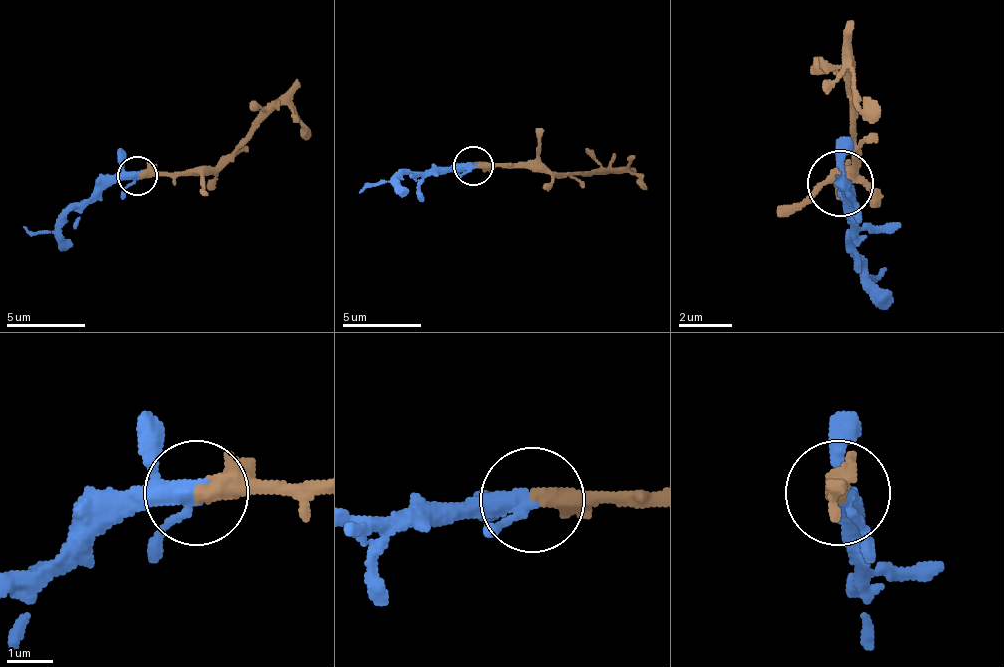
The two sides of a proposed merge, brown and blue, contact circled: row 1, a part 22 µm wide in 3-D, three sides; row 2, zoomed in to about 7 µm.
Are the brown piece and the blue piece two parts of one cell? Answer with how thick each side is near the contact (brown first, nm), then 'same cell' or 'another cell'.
440/280 nm | same cell

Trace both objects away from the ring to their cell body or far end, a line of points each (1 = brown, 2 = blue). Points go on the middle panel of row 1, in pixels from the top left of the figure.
1: (472, 165), (543, 165), (555, 172), (634, 172), (646, 188)
2: (472, 165), (393, 172), (385, 180), (365, 184), (358, 192)

